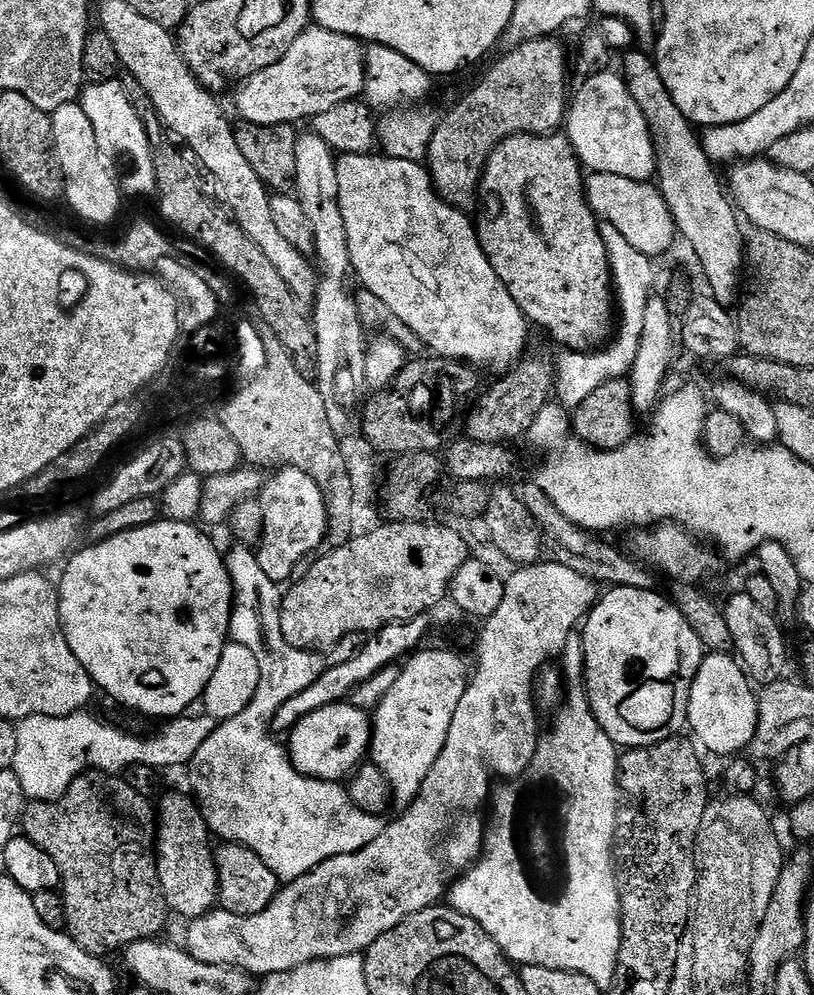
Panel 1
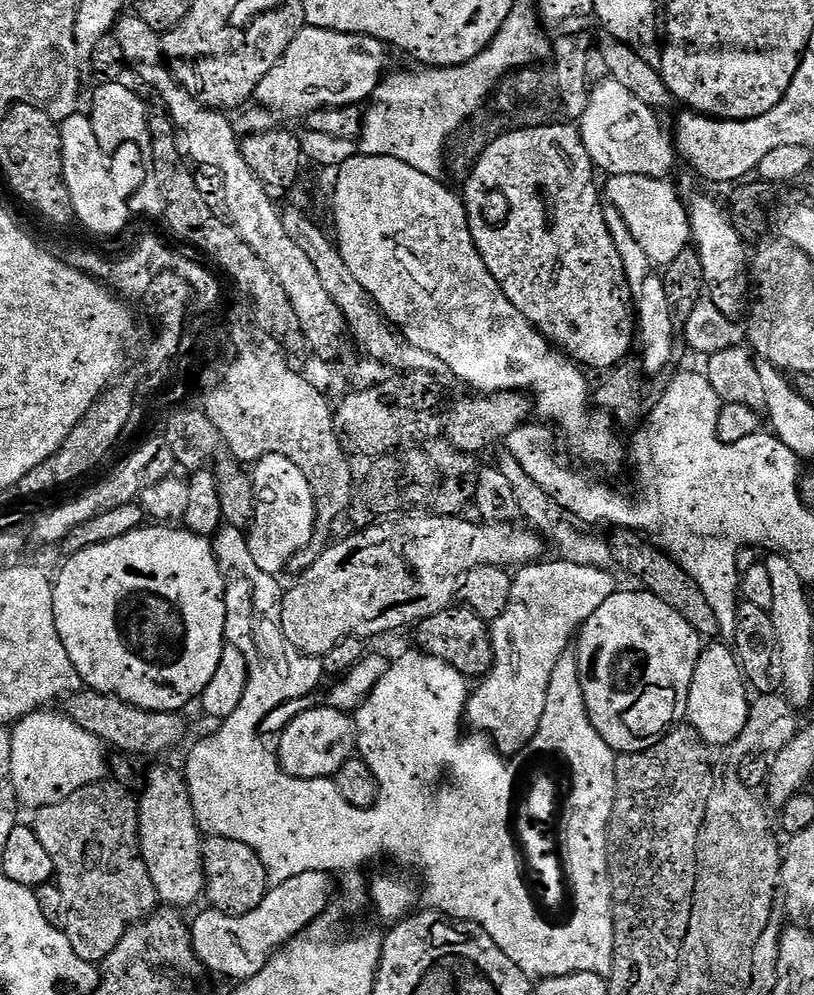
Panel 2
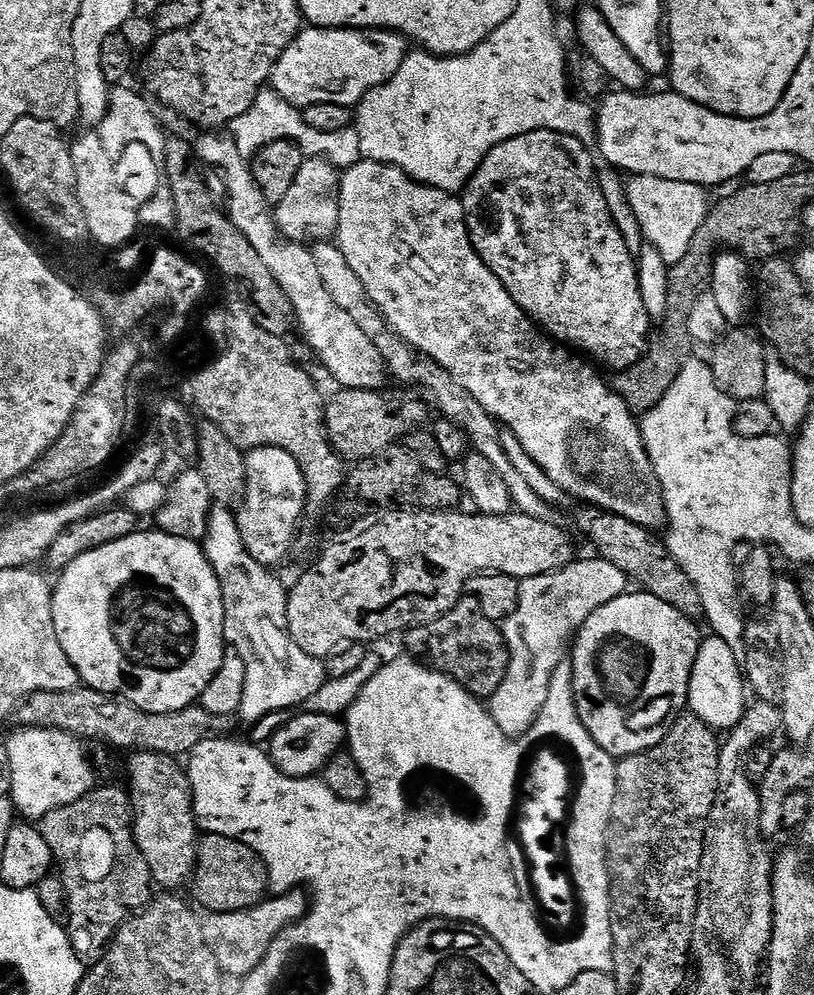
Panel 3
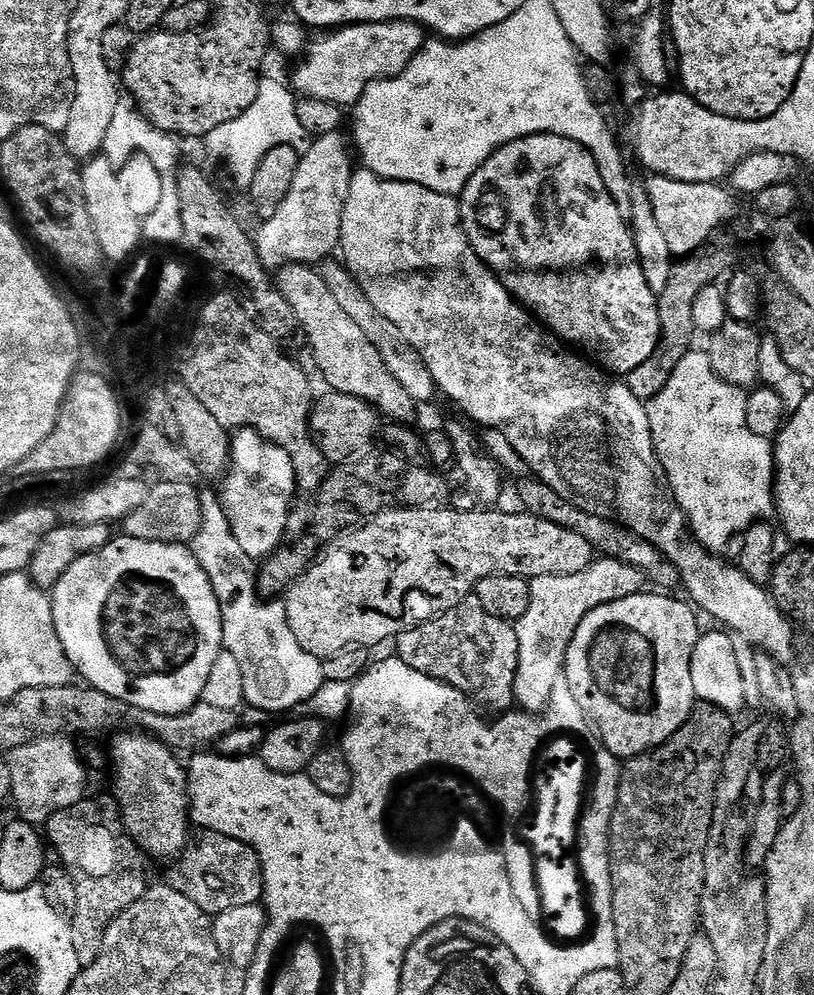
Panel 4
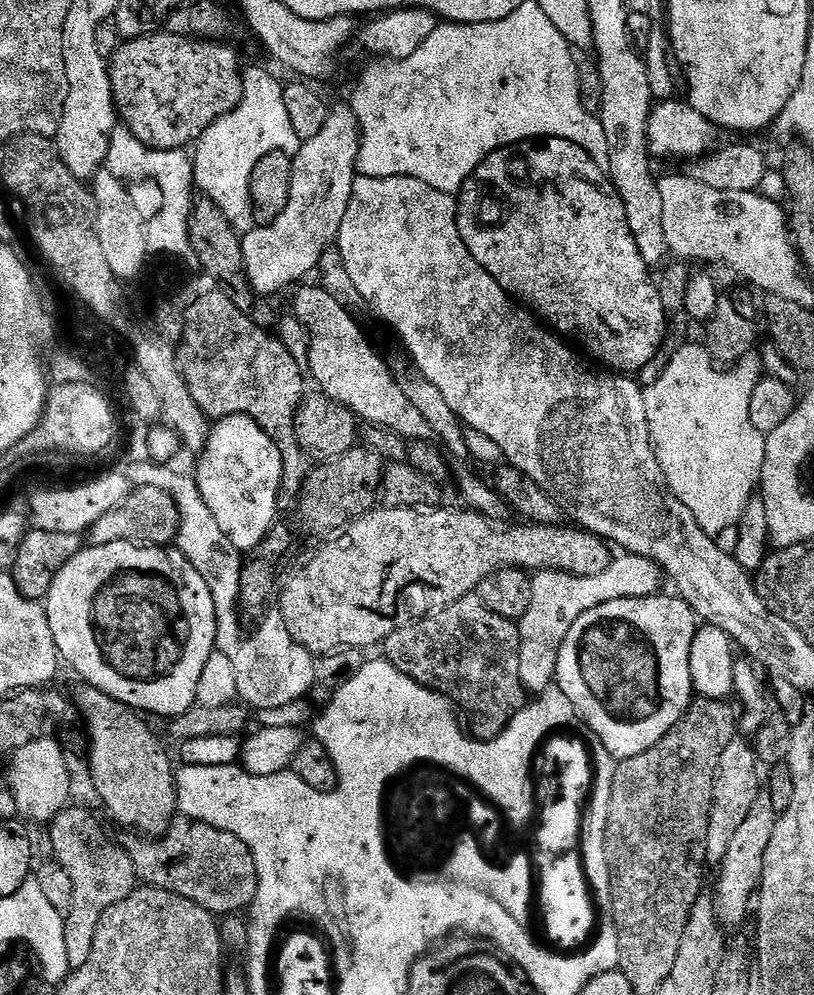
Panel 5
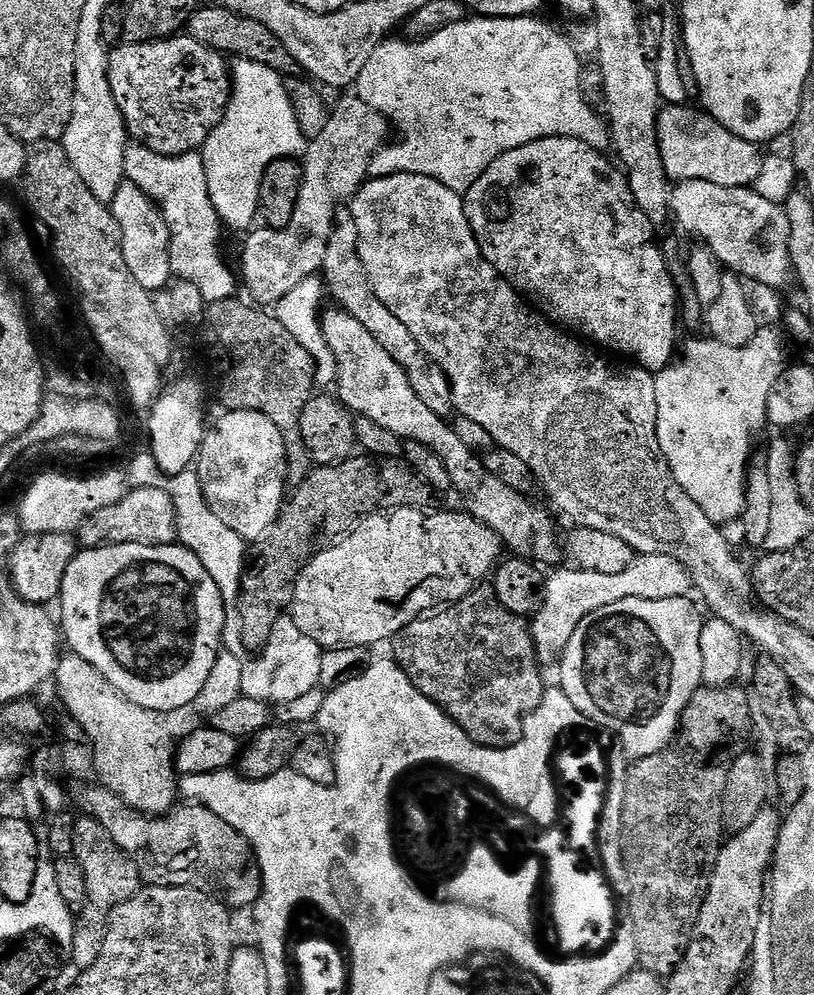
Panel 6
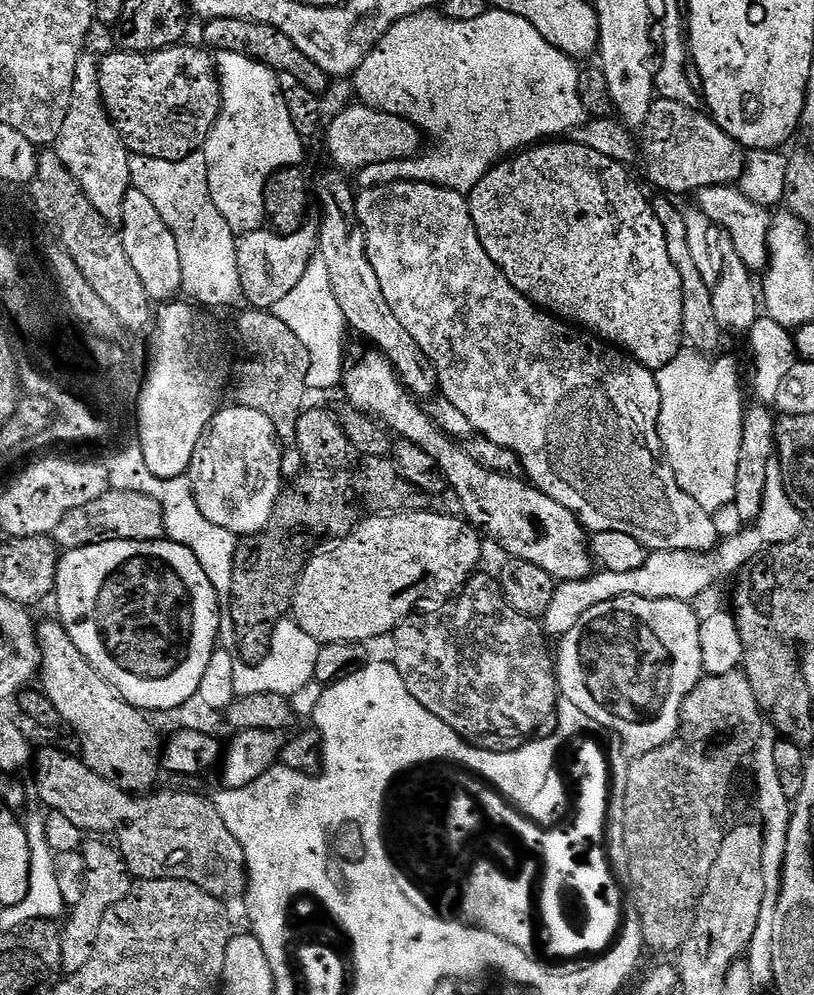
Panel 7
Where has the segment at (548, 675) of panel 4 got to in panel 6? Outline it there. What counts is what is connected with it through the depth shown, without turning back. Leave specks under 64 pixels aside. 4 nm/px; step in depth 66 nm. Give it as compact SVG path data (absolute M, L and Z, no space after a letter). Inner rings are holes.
M666 554L637 555L636 560L630 562L630 566L626 566L626 570L619 574L598 574L583 571L575 566L567 567L545 579L540 608L530 620L536 659L544 666L555 665L559 661L582 618L594 614L594 610L602 610L602 606L622 602L622 598L627 596L647 600L687 597L688 591L691 593L694 588L687 570L673 556Z

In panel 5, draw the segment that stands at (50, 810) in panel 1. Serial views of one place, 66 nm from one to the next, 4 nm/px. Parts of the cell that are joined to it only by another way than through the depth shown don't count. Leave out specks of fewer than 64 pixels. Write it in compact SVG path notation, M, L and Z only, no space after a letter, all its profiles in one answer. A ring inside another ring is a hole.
M76 807L65 808L50 824L56 852L64 856L60 858L64 867L71 873L71 881L74 882L75 888L71 915L66 920L66 946L69 950L69 964L74 970L86 966L86 962L92 960L93 942L103 914L130 897L140 880L131 853L125 847L115 848L112 845L103 822L90 809Z

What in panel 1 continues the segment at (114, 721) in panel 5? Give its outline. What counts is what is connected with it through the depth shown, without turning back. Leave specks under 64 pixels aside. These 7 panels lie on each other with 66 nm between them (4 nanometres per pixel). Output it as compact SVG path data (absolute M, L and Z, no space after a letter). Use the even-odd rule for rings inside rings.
M168 792L159 797L158 819L154 824L154 853L157 876L164 891L167 907L191 922L217 907L220 883L216 873L213 845L208 845L210 833L204 815L191 795Z

